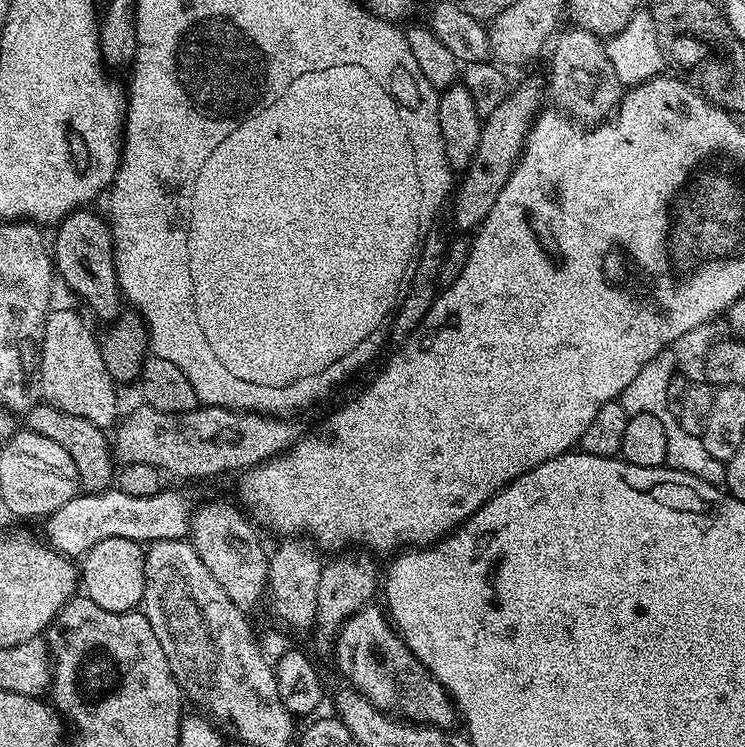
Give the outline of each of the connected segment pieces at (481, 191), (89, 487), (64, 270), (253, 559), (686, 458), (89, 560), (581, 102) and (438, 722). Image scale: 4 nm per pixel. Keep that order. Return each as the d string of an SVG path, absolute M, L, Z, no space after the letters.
M528 80L509 91L507 98L490 114L480 126L478 138L478 150L474 152L474 158L468 168L463 169L458 187L454 192L456 205L452 208L452 220L462 231L471 233L479 229L480 223L494 210L494 202L498 202L498 194L502 194L502 186L510 178L510 174L516 168L520 160L520 154L524 150L524 142L528 138L528 132L532 129L532 121L540 115L542 105L546 100L546 92L536 80Z
M38 402L26 414L27 431L42 434L42 438L50 438L50 442L58 442L70 458L74 458L74 466L78 470L80 486L84 492L106 492L114 484L114 448L110 436L105 429L99 428L94 422L75 414L66 414L54 406Z
M77 210L60 221L56 232L56 245L50 248L50 255L54 261L54 272L57 277L64 279L64 284L103 322L115 321L121 315L122 293L120 284L116 280L116 263L114 262L114 250L112 249L112 229L109 221L103 215L92 210Z
M208 500L201 508L199 505L192 514L190 543L198 558L202 558L206 570L214 574L218 586L226 590L230 602L248 614L251 613L251 608L259 606L260 599L265 599L270 552L269 549L264 549L264 544L260 541L261 533L257 525L233 504L227 504L224 500Z
M672 350L659 352L654 358L650 358L650 362L646 362L646 366L642 366L642 370L638 370L638 374L630 381L630 386L626 386L626 390L622 390L618 402L624 407L628 417L645 412L646 414L654 414L654 418L658 418L663 422L666 426L667 467L696 476L707 484L723 485L725 461L712 457L707 452L706 446L702 443L700 437L694 434L686 434L686 430L682 430L679 419L672 417L667 412L666 390L669 389L671 379L677 373L676 356L672 353Z
M106 538L82 558L78 580L83 595L89 596L102 610L130 612L141 607L146 586L145 549L130 538Z
M568 26L565 32L555 33L551 48L552 73L548 76L548 84L546 80L546 88L550 100L556 103L553 105L584 126L595 126L609 119L626 88L618 74L614 74L614 66L610 66L605 41L584 28Z
M365 606L359 608L345 624L340 628L340 633L336 635L334 653L336 652L336 664L340 667L340 672L345 676L353 687L357 688L364 697L376 708L381 708L389 716L409 720L411 724L430 724L434 728L451 729L452 723L457 723L458 709L449 696L448 691L440 685L426 670L418 658L406 646L406 642L398 635L392 627L392 621L386 615L385 609Z

